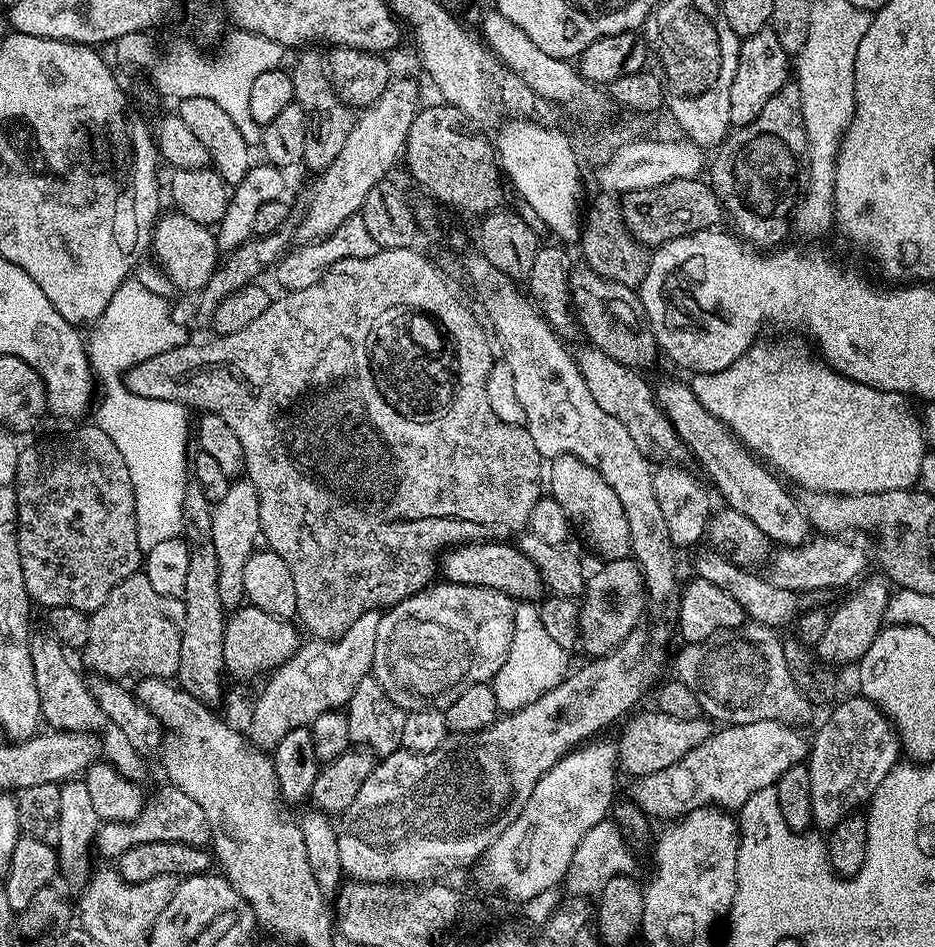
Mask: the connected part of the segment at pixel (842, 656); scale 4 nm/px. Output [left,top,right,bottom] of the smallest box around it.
[814,574,894,666]

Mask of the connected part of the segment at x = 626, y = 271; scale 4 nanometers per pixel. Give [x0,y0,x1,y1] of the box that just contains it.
[578,194,650,289]

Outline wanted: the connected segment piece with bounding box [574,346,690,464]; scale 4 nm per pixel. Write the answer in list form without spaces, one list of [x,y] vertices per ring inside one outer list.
[[[585,347],[580,353],[578,351],[575,353],[574,359],[576,365],[580,367],[582,378],[590,390],[594,402],[598,402],[598,406],[602,406],[602,410],[606,410],[606,414],[618,418],[618,422],[622,422],[622,426],[626,426],[630,438],[634,438],[634,446],[638,446],[638,450],[642,450],[642,454],[649,462],[683,463],[683,459],[688,458],[690,453],[685,444],[681,442],[677,431],[674,430],[668,415],[660,409],[653,387],[650,384],[648,386],[647,382],[640,377],[643,375],[637,369],[628,368],[607,357],[602,350],[596,347]]]

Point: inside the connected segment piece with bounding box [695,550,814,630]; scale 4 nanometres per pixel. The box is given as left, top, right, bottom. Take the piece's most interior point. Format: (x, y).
(762, 603)

